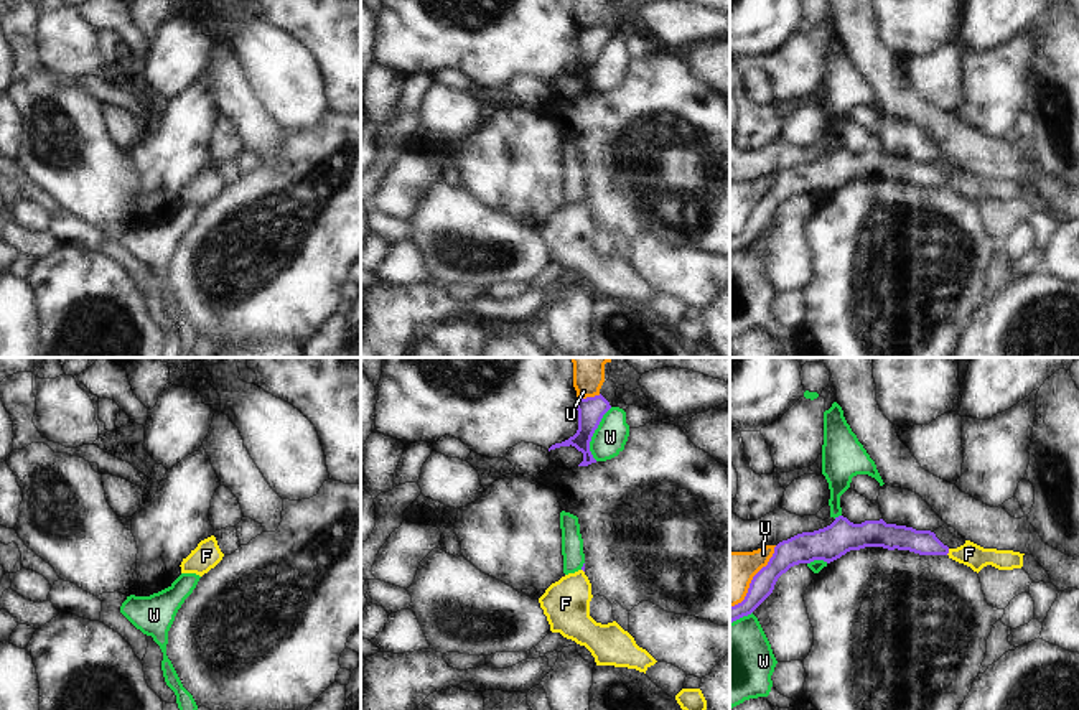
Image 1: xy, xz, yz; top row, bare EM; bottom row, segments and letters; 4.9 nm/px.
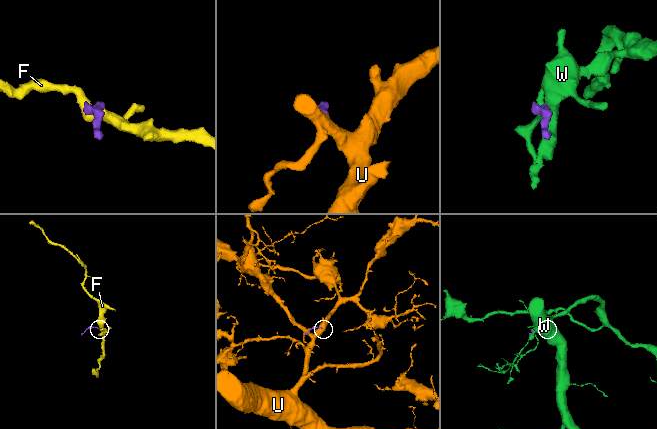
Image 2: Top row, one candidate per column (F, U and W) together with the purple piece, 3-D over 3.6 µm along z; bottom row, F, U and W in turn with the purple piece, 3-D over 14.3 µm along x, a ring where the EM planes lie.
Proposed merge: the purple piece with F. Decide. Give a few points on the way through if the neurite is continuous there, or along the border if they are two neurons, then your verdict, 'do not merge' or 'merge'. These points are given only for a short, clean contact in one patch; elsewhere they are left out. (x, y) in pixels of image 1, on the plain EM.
way yz (924, 173), (948, 183), (969, 185); merge

